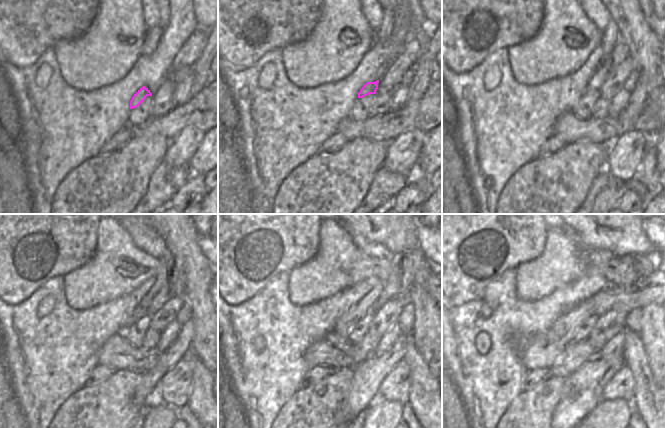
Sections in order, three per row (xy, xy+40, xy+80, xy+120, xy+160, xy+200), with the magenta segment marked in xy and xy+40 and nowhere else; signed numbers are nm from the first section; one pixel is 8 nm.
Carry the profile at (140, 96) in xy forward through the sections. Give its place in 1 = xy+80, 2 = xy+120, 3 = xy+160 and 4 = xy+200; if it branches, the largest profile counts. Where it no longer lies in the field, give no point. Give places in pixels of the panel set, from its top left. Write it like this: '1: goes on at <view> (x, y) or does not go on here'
1: goes on at xy+80 (620, 52)
2: goes on at xy+120 (171, 286)
3: goes on at xy+160 (392, 289)
4: goes on at xy+200 (636, 268)

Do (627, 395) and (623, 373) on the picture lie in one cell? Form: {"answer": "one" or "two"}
{"answer": "one"}

